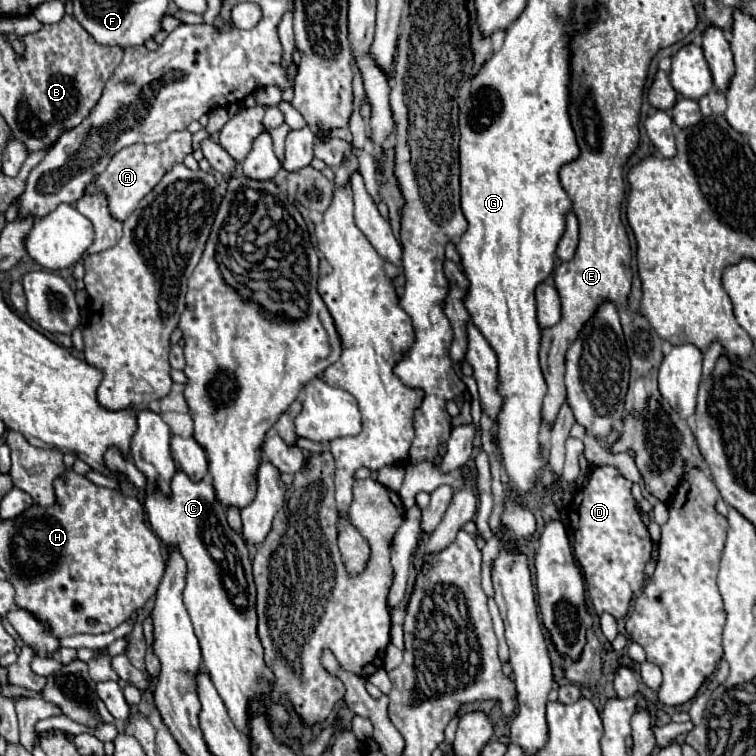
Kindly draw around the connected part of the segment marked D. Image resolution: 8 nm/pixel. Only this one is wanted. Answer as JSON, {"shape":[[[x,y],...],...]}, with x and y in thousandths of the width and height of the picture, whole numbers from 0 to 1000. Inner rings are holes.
{"shape":[[[811,616],[784,619],[779,640],[758,656],[750,675],[758,698],[758,730],[774,759],[779,791],[790,812],[806,810],[816,820],[829,812],[837,786],[851,775],[853,746],[864,725],[835,656],[835,643]]]}

